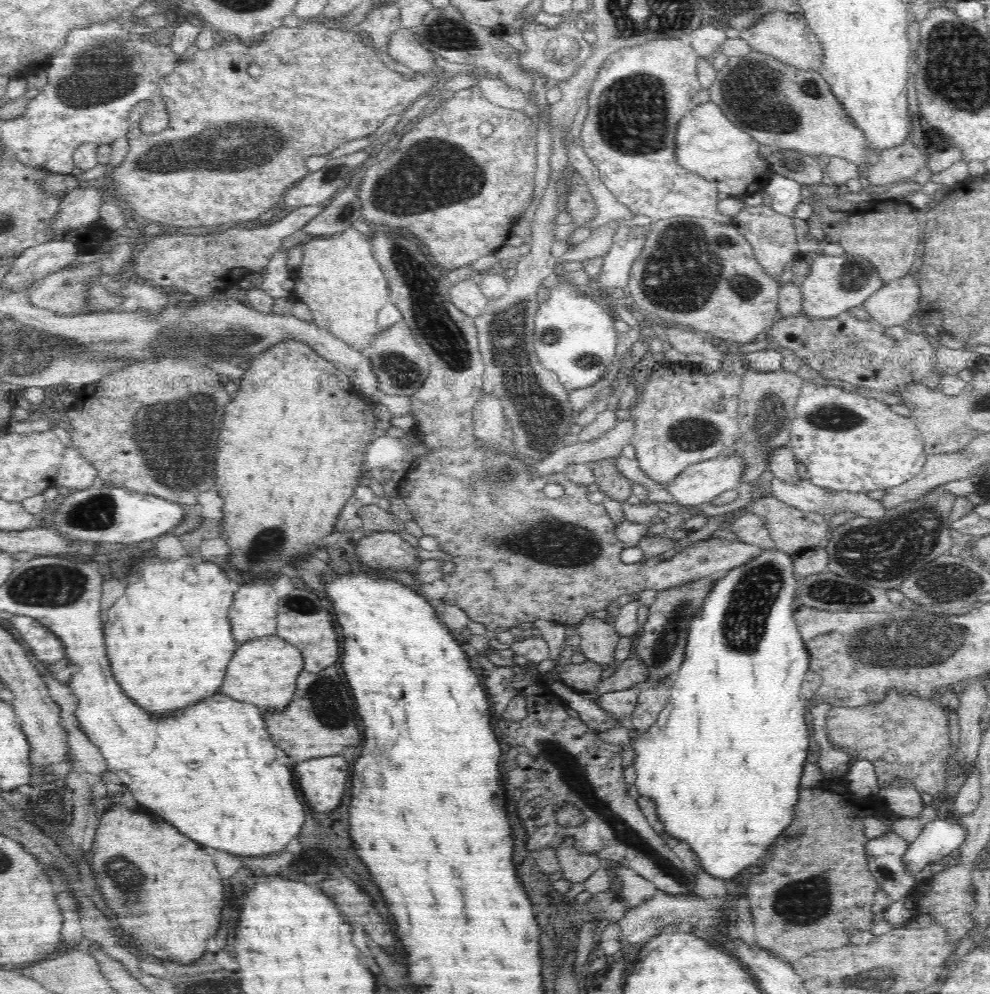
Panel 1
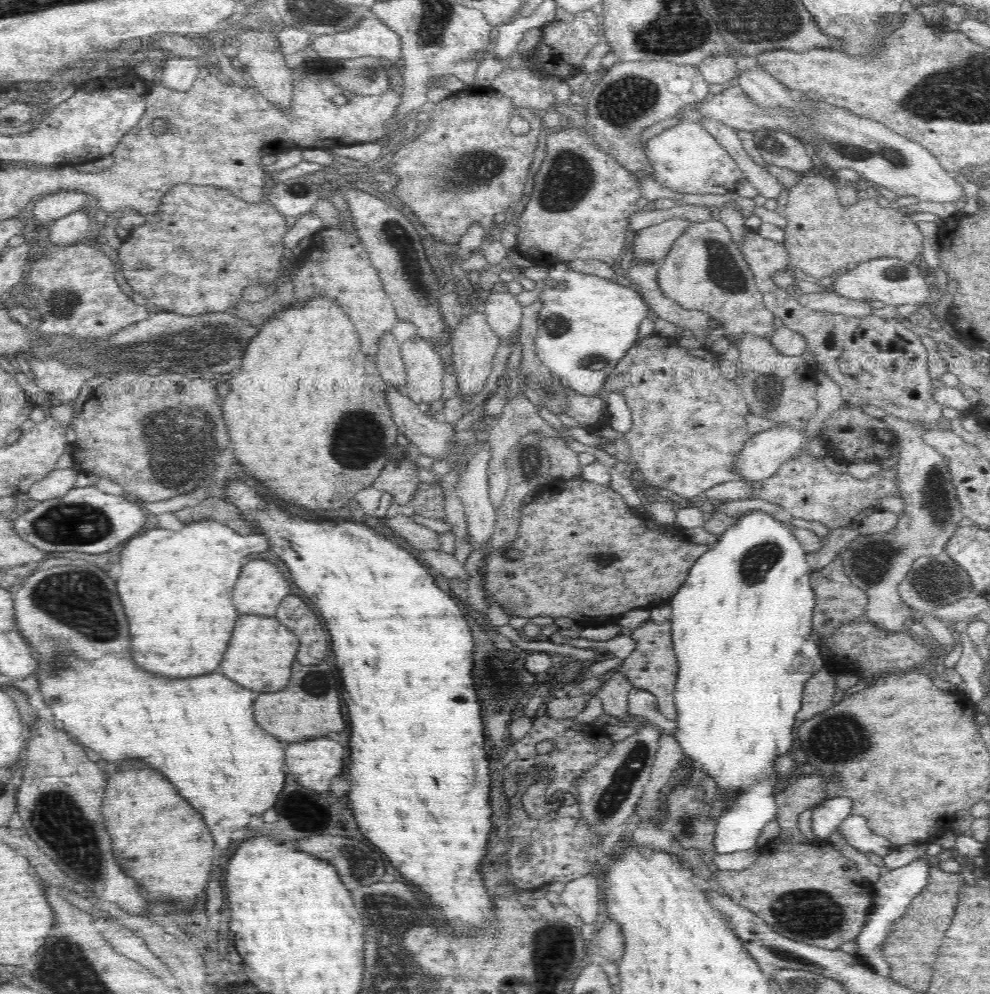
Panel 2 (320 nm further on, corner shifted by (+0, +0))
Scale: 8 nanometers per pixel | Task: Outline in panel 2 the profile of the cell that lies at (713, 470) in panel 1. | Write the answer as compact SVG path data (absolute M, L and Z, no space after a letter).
M776 425L758 434L751 435L744 443L739 458L735 461L735 472L741 478L751 482L771 478L787 462L797 456L797 452L808 445L806 431L800 431L790 425Z

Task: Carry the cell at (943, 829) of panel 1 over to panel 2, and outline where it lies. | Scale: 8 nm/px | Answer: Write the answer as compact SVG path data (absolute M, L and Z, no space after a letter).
M916 859L906 866L900 866L896 870L883 871L881 877L873 884L873 907L871 913L864 923L864 928L860 930L860 934L854 938L854 942L858 945L856 956L860 963L872 969L876 974L884 977L890 976L890 966L885 962L884 951L882 951L887 939L893 934L895 928L894 922L902 916L906 916L908 906L912 904L912 900L916 898L916 894L920 894L924 887L928 884L927 878L930 867L926 861Z

